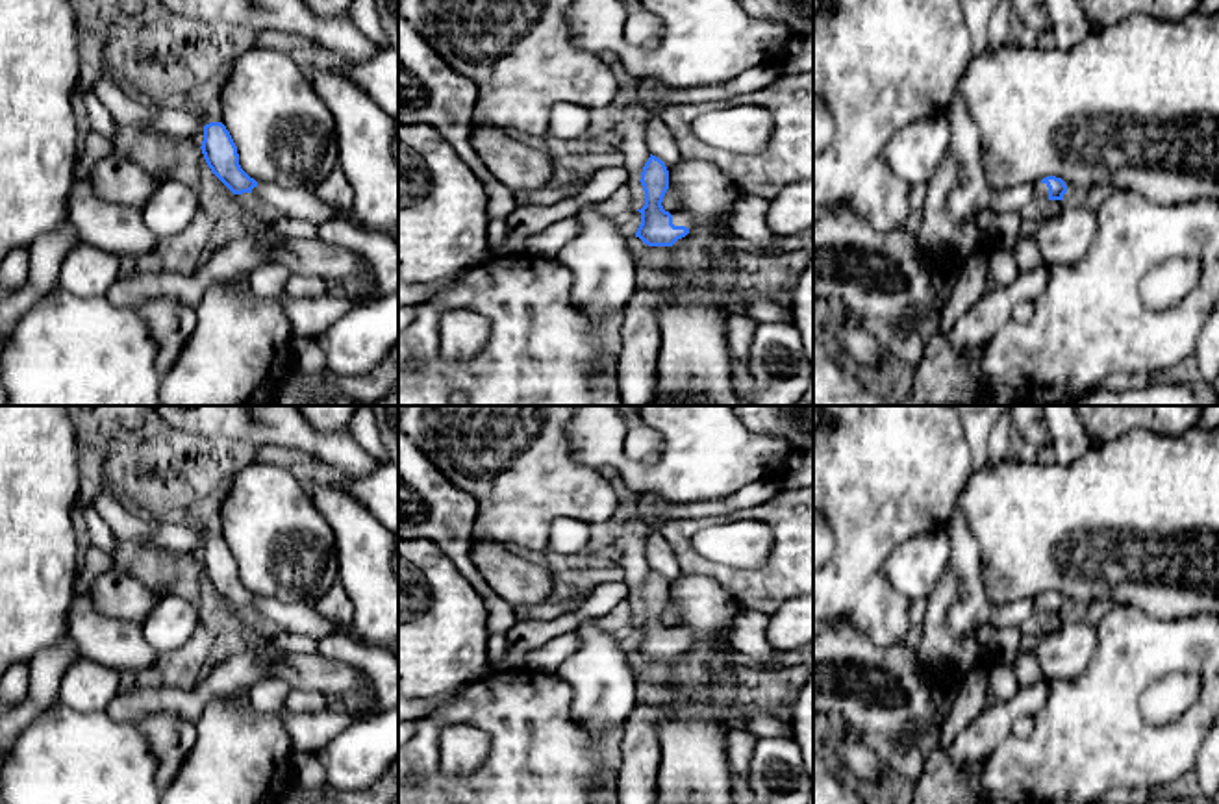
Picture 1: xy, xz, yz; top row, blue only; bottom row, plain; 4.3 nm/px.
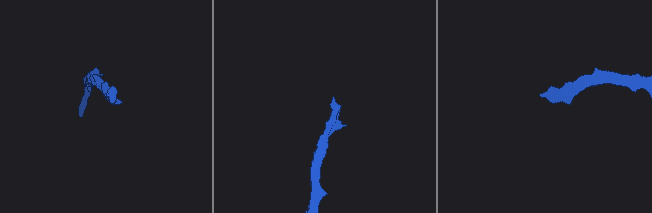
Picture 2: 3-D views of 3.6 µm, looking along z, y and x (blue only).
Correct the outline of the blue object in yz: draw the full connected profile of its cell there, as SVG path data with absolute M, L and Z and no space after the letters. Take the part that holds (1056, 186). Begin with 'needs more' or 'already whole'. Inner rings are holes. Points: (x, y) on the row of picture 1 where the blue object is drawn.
needs more; M1047 176L1034 183L1034 196L1041 196L1047 200L1063 200L1067 193L1067 185L1062 178Z

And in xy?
needs more; M222 122L204 126L202 154L211 172L233 193L254 193L276 209L278 215L309 220L315 226L330 220L348 220L367 230L352 213L339 213L322 202L315 189L280 189L256 182L239 165L237 146Z

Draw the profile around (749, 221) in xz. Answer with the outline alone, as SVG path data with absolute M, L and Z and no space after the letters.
M743 195L732 215L732 232L752 243L760 252L771 252L784 245L784 239L767 226L767 206L769 202L761 198Z

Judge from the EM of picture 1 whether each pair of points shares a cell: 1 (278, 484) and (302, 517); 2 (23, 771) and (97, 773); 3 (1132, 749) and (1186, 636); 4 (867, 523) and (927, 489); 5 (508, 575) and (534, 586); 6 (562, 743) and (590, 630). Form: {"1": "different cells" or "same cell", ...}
{"1": "same cell", "2": "same cell", "3": "same cell", "4": "same cell", "5": "same cell", "6": "different cells"}

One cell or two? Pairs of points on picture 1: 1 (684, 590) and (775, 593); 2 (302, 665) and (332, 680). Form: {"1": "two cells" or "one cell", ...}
{"1": "two cells", "2": "one cell"}

